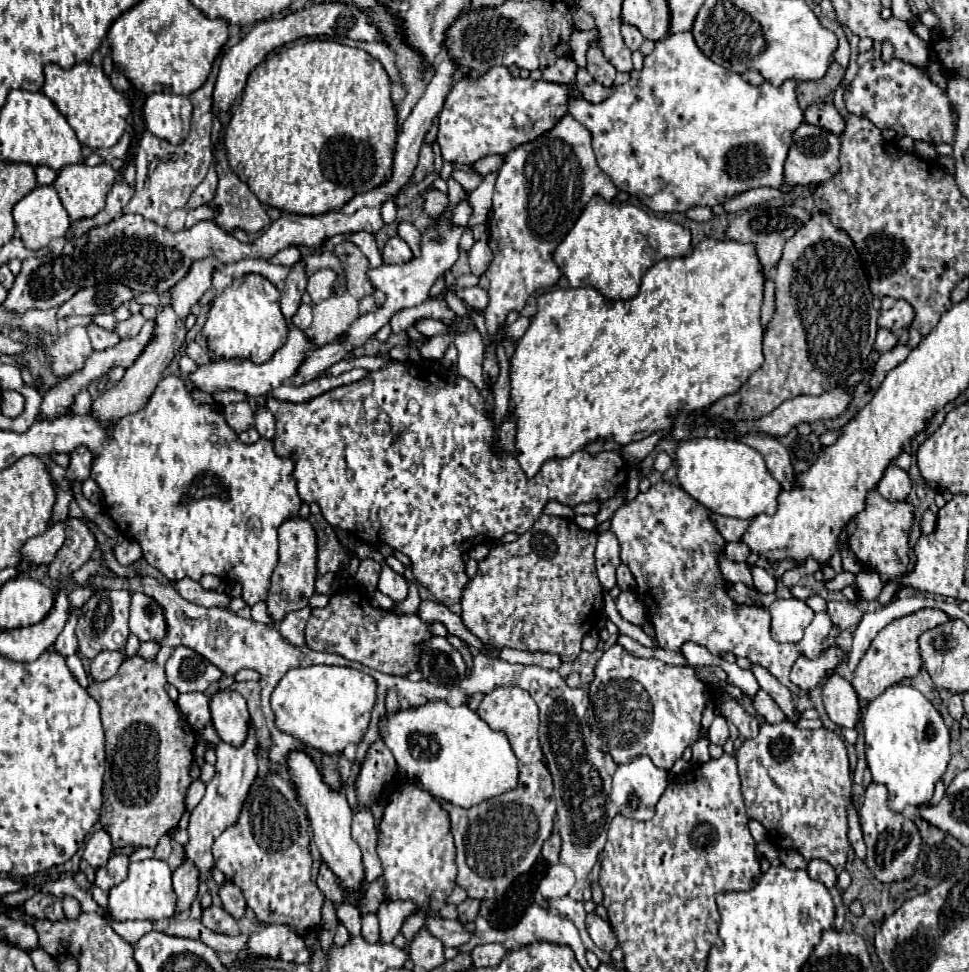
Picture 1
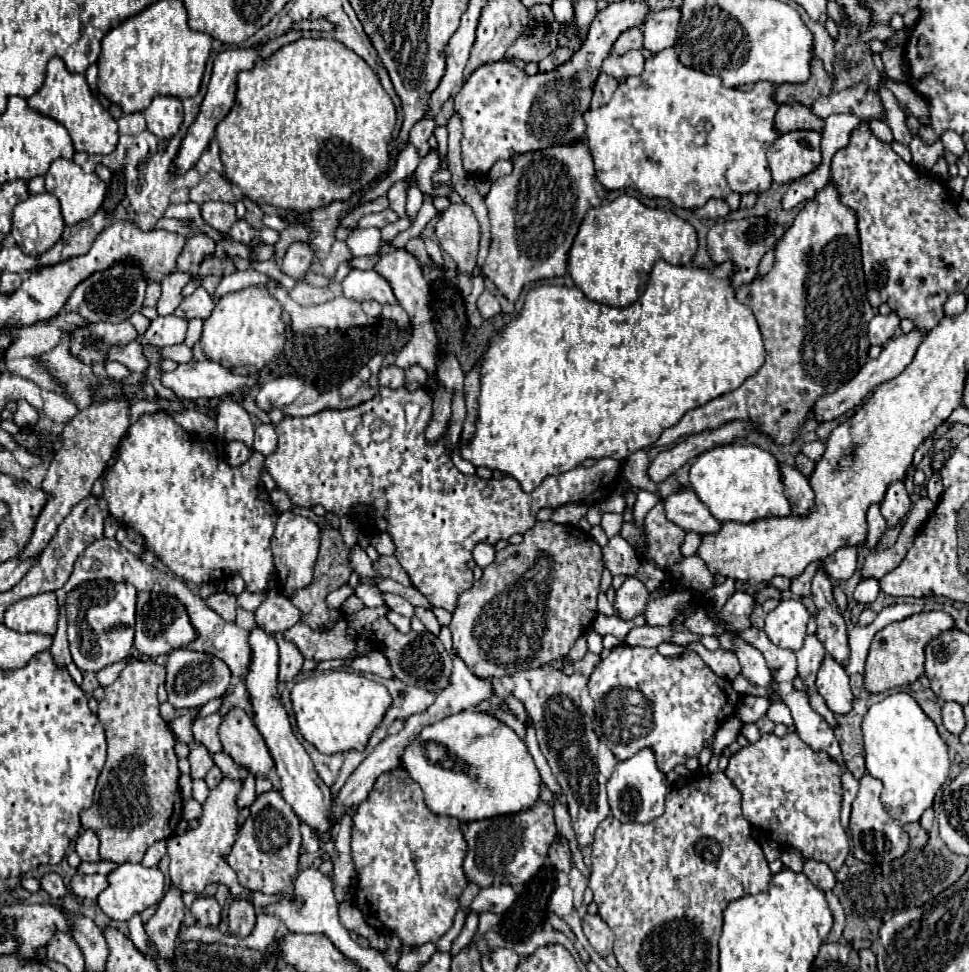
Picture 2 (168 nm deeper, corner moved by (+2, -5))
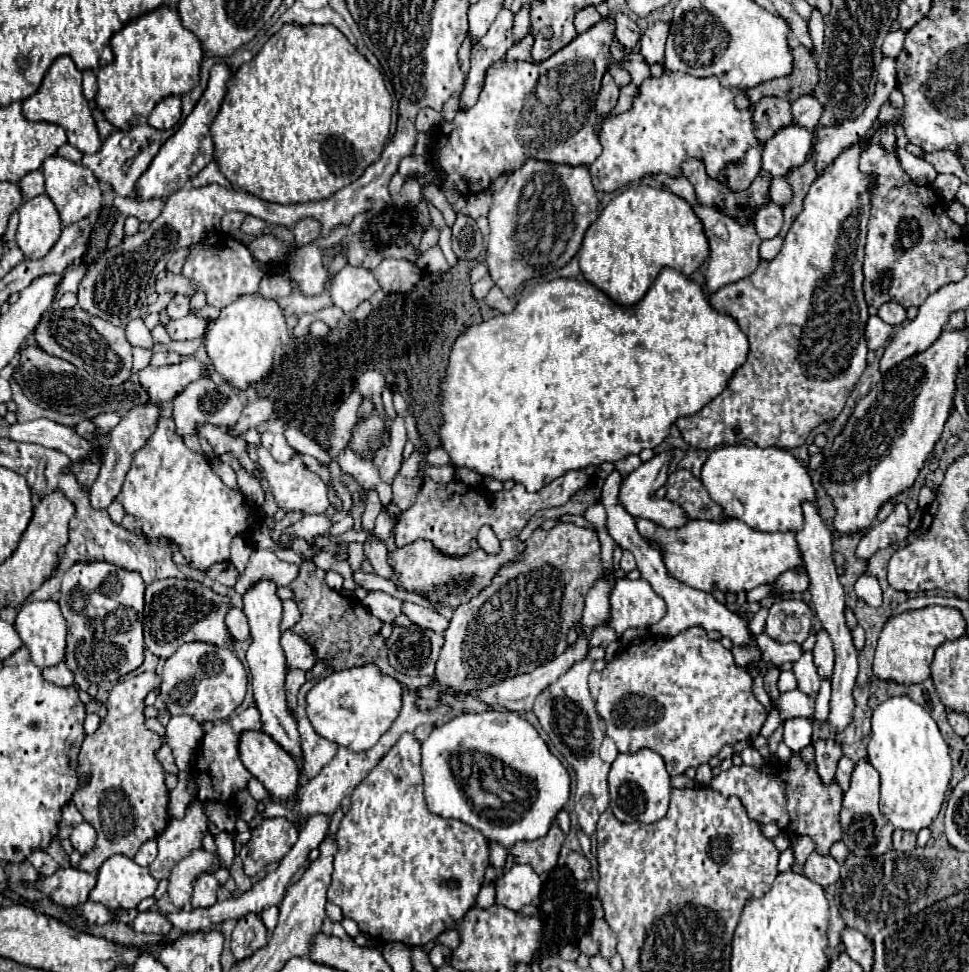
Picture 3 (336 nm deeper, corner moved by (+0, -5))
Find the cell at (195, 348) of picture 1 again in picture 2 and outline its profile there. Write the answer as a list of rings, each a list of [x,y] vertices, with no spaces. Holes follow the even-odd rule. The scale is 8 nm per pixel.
[[[174,344],[174,346],[168,346],[168,348],[162,348],[162,356],[170,358],[178,364],[184,364],[184,362],[192,360],[192,348],[188,348],[186,344]]]

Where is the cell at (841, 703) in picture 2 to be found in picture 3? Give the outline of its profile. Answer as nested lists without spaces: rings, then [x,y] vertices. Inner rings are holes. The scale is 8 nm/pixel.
[[[824,628],[816,630],[816,644],[812,654],[814,654],[814,664],[818,666],[818,674],[822,678],[830,678],[834,670],[834,650],[832,650],[830,636]]]

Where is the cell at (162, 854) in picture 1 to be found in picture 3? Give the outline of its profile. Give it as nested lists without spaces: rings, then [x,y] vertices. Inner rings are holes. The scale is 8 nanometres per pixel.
[[[148,840],[146,844],[142,844],[142,848],[136,852],[134,856],[134,862],[140,864],[140,866],[148,866],[158,854],[158,848],[156,848],[156,840]]]

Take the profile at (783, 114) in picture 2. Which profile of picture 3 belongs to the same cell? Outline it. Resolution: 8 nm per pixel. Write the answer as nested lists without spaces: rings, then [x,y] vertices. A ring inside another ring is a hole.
[[[766,96],[752,104],[752,112],[754,112],[754,136],[758,136],[758,140],[762,142],[772,138],[780,128],[794,124],[790,102],[776,96]]]

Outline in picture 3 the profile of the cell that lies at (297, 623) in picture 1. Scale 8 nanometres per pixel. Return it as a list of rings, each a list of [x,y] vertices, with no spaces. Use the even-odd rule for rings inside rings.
[[[290,670],[286,674],[286,702],[288,702],[288,708],[292,714],[296,712],[296,696],[304,682],[306,682],[306,672],[302,672],[302,670]]]

